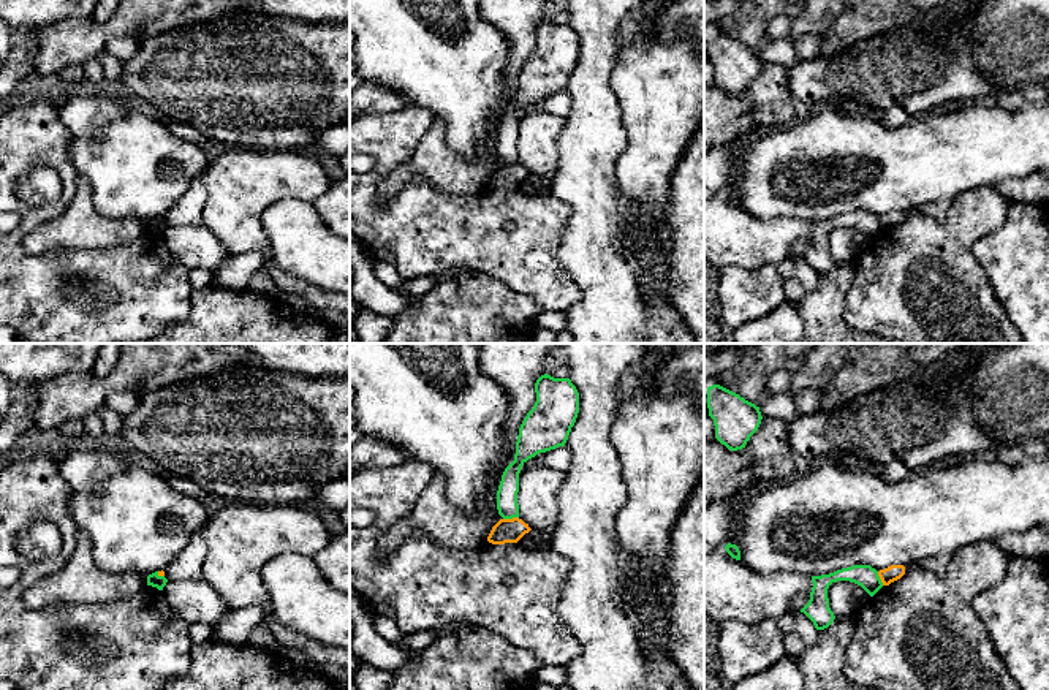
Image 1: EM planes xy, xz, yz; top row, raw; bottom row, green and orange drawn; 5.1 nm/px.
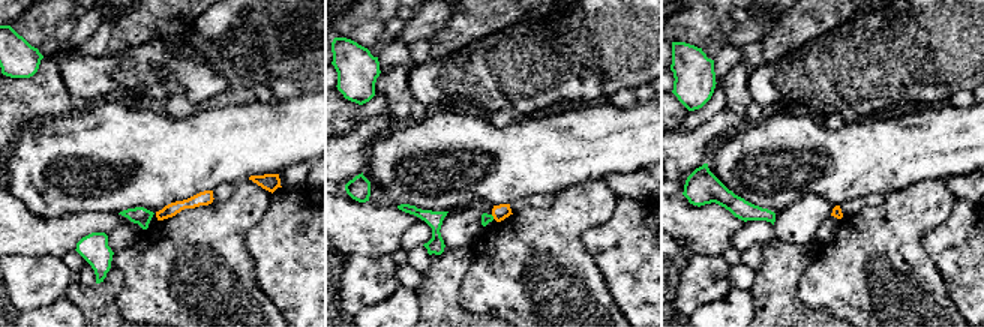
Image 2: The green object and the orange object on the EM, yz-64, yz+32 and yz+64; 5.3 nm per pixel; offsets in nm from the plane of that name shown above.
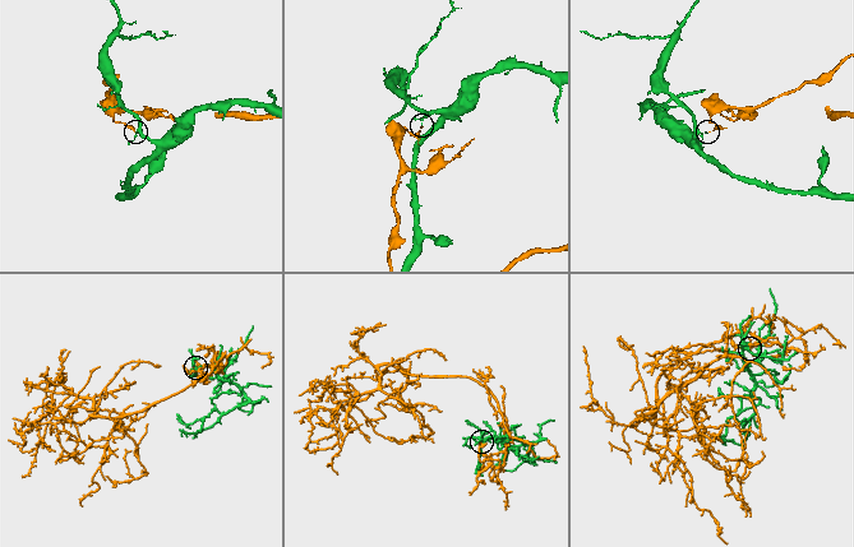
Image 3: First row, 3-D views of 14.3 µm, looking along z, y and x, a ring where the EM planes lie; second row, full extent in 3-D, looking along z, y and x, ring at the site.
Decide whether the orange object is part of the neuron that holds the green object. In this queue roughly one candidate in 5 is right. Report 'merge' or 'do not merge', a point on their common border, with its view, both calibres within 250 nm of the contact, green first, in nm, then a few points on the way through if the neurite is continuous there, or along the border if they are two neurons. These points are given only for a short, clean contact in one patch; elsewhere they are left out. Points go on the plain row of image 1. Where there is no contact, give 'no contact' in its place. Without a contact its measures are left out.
do not merge; meets green in xz at (510, 163); 110 nm thick on the green side, 130 nm on the other; border along xz (518, 162), (503, 165)

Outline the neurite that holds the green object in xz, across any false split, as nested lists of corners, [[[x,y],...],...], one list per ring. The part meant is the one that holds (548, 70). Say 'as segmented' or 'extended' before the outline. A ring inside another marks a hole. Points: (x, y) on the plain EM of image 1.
as segmented; [[[541,21],[535,28],[536,47],[524,63],[514,106],[505,114],[497,136],[503,165],[519,163],[517,138],[522,111],[540,98],[565,92],[579,59],[579,38],[570,24]]]

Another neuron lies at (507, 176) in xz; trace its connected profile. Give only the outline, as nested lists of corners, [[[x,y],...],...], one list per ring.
[[[519,163],[500,165],[490,176],[487,187],[492,190],[517,188],[532,174]]]

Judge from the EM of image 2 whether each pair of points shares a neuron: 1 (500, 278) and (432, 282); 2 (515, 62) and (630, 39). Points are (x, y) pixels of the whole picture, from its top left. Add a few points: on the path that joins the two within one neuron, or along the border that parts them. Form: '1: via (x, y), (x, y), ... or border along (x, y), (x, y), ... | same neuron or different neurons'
1: border along (474, 248), (461, 284), (459, 303), (465, 311) | different neurons
2: via (543, 62), (561, 62), (602, 42) | same neuron

